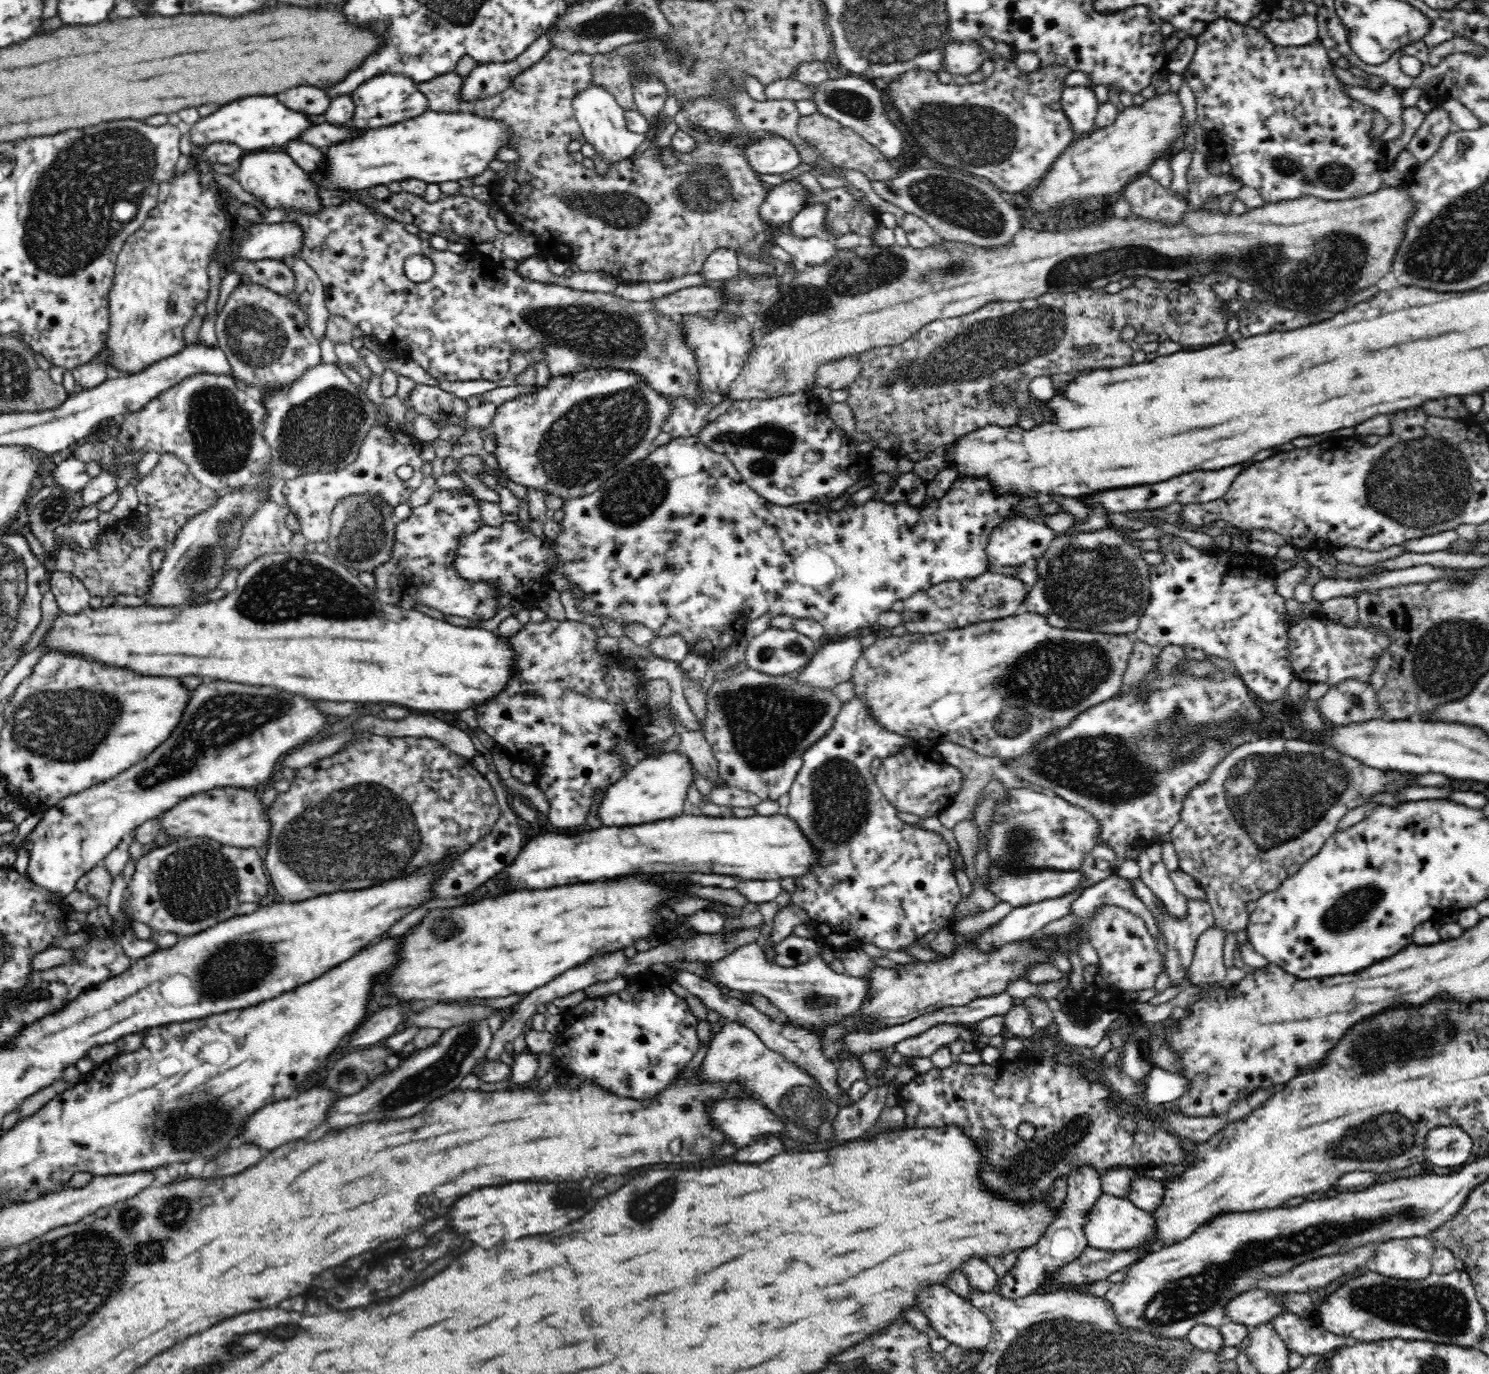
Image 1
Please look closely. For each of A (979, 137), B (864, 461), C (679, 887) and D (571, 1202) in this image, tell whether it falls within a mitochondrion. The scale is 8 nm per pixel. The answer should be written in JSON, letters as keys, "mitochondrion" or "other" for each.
{"A":"mitochondrion","B":"other","C":"other","D":"mitochondrion"}

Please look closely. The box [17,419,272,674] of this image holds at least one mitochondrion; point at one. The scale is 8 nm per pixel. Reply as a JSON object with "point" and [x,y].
{"point":[196,570]}

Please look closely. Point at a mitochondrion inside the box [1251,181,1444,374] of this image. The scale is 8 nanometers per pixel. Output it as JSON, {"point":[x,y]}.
{"point":[1340,263]}

